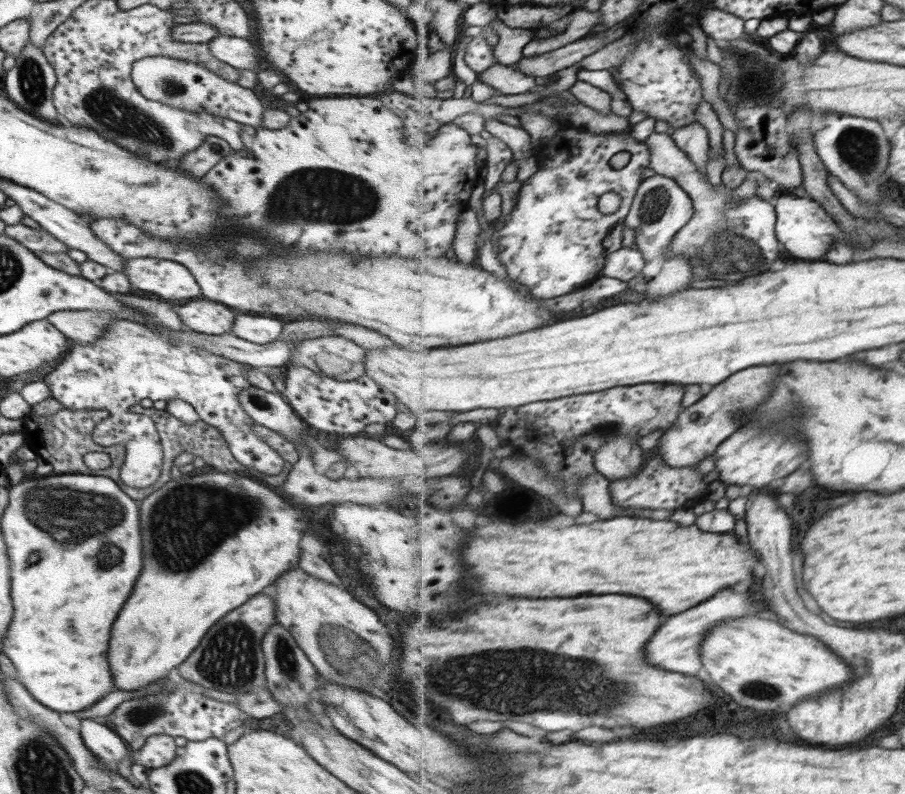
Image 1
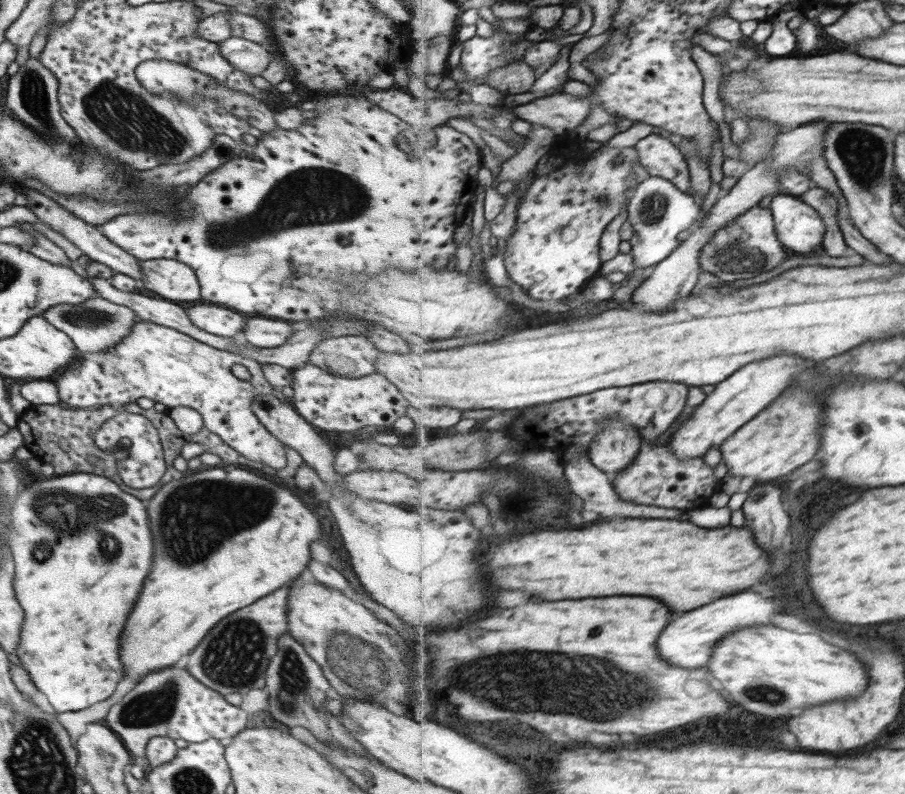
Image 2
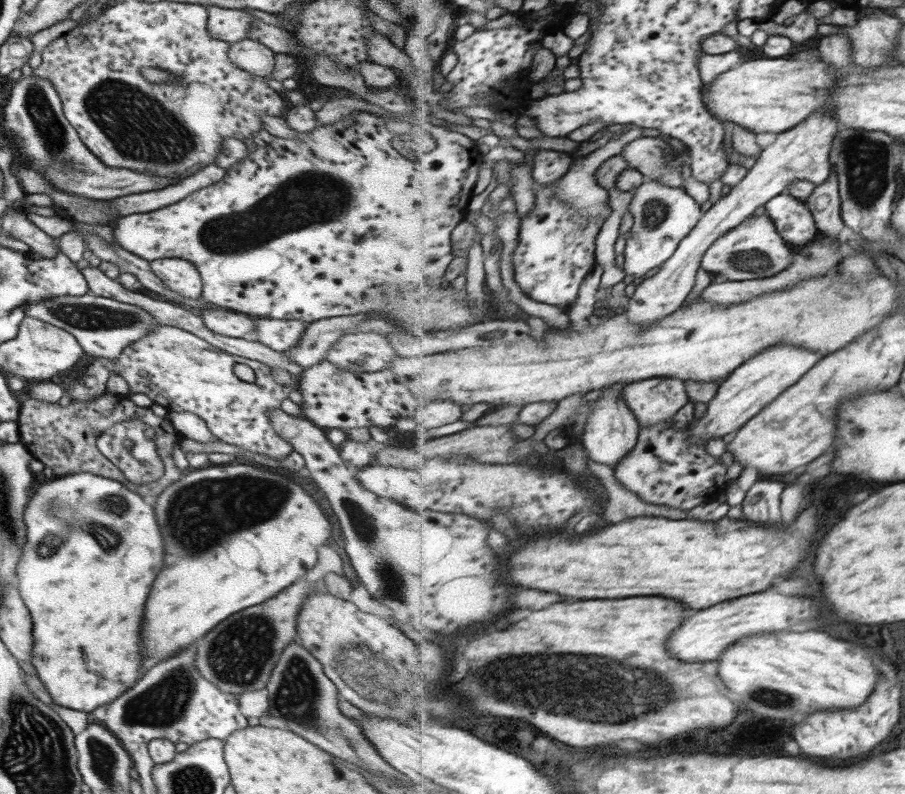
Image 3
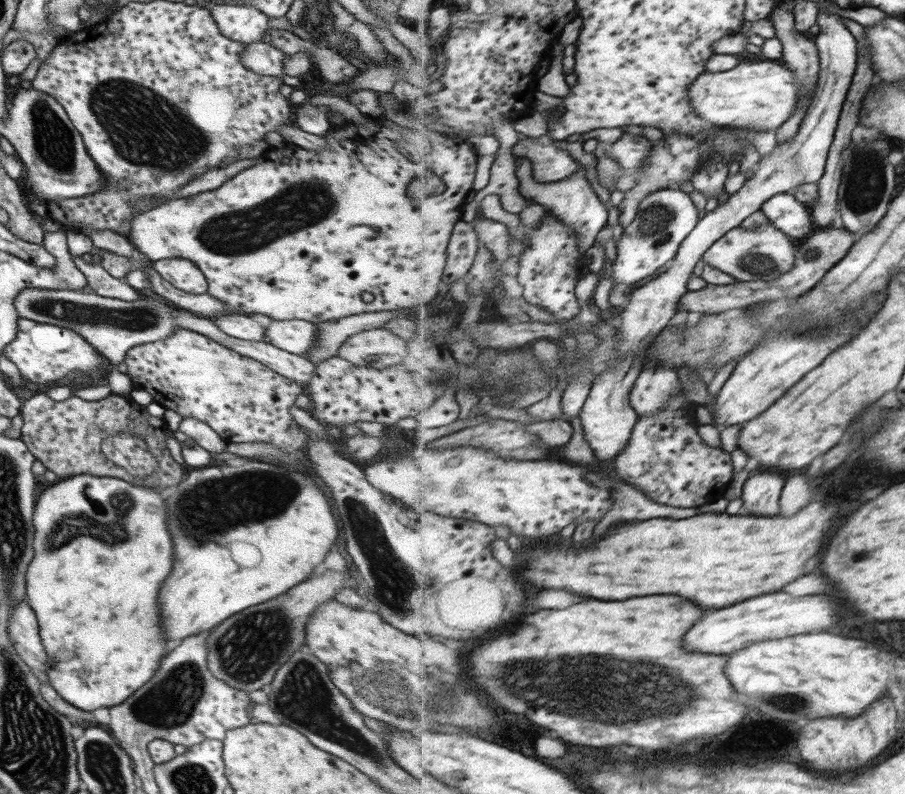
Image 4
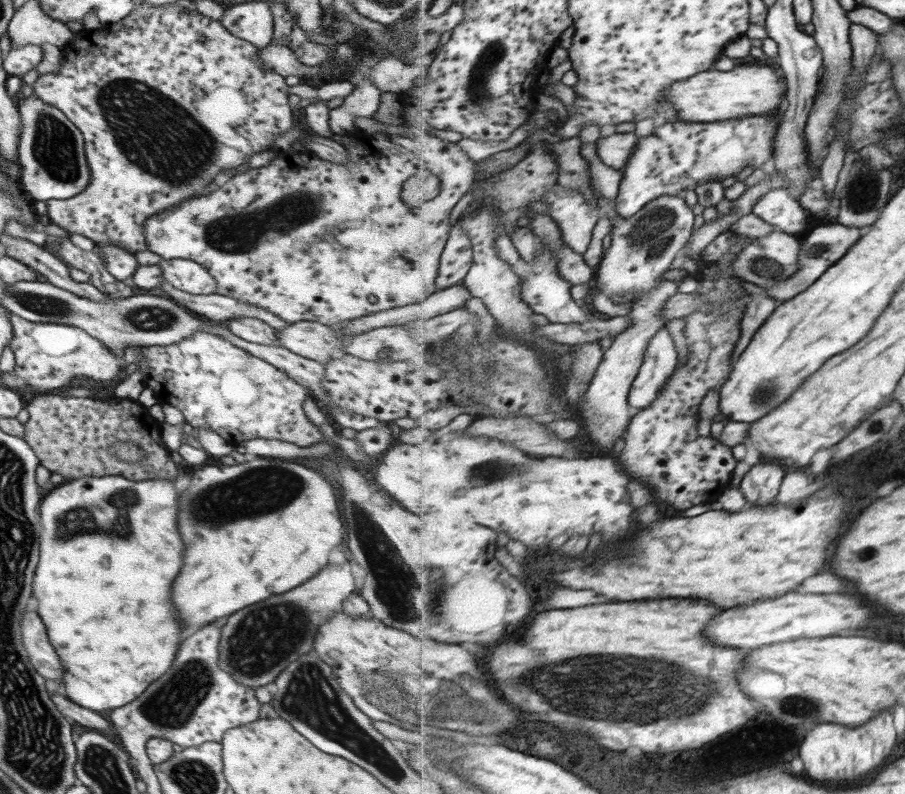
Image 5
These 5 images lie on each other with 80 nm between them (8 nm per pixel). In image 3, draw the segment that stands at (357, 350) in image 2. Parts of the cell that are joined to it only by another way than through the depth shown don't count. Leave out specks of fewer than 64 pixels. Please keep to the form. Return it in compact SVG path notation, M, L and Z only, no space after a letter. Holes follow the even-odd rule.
M374 332L347 333L327 351L323 361L351 372L377 372L388 368L396 357L385 335Z

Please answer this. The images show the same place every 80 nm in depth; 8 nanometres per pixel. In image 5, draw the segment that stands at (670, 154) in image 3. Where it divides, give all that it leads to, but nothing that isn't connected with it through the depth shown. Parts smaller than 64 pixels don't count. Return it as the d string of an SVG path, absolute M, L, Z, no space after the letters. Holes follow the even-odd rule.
M613 133L596 142L597 154L607 166L623 170L639 142L640 138L632 133Z

